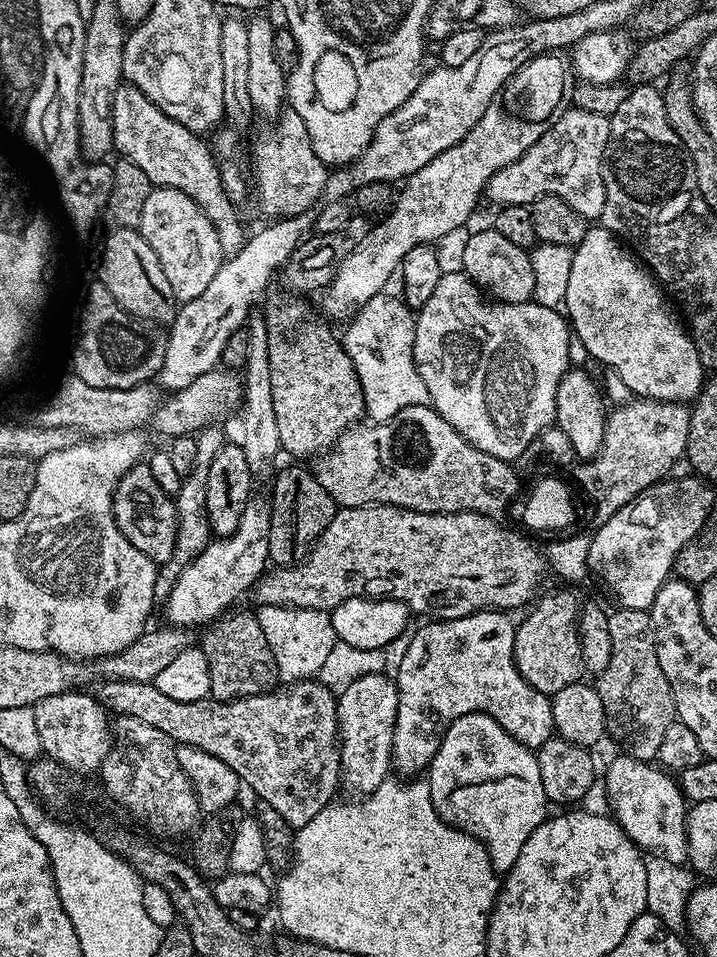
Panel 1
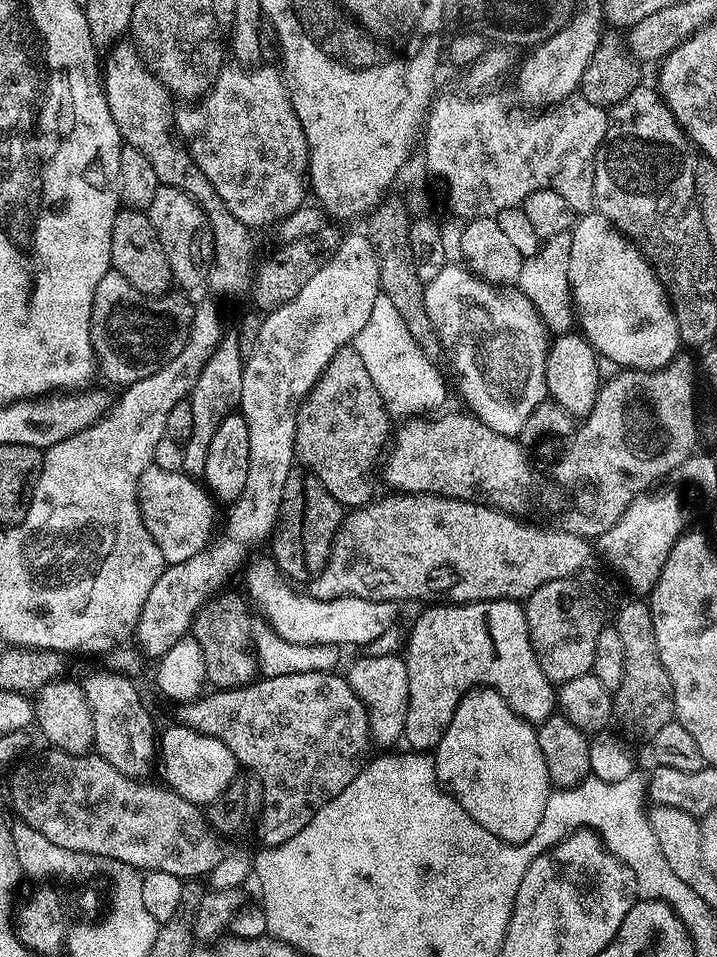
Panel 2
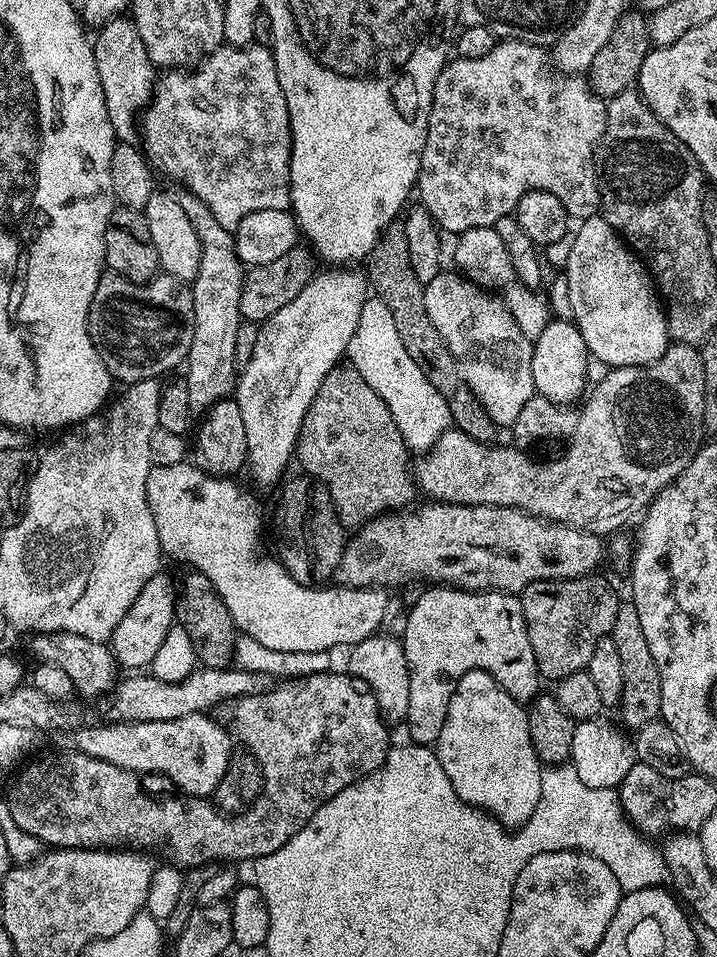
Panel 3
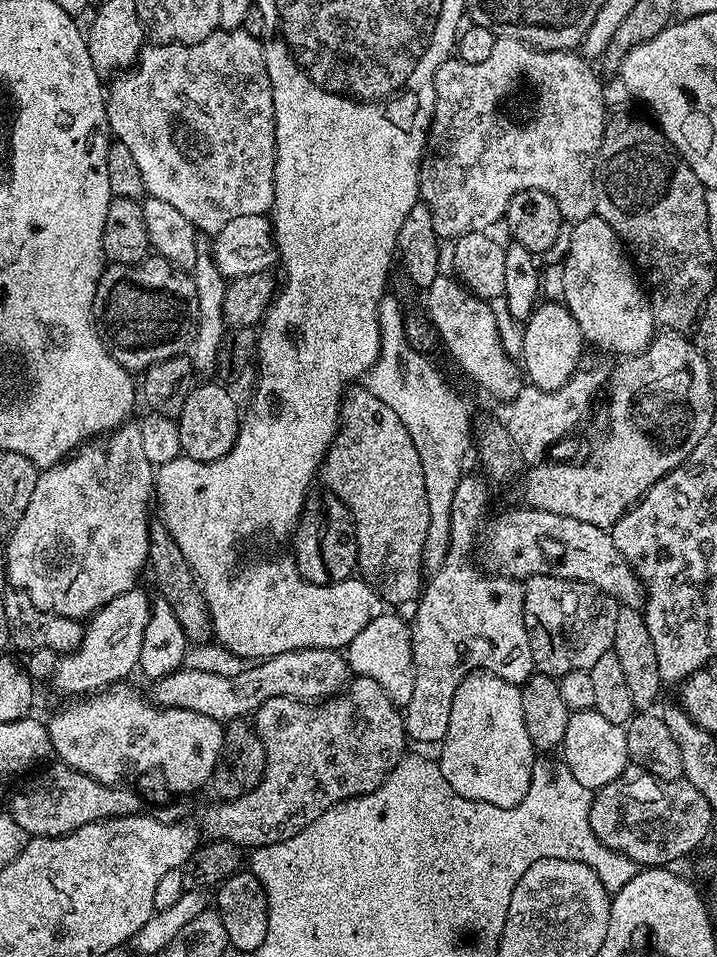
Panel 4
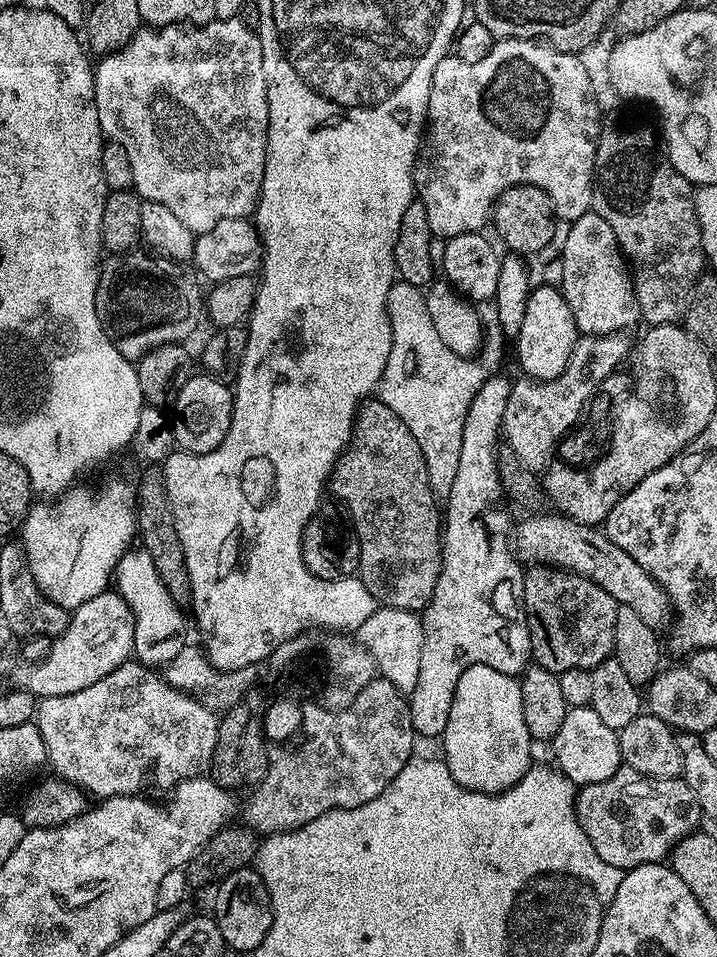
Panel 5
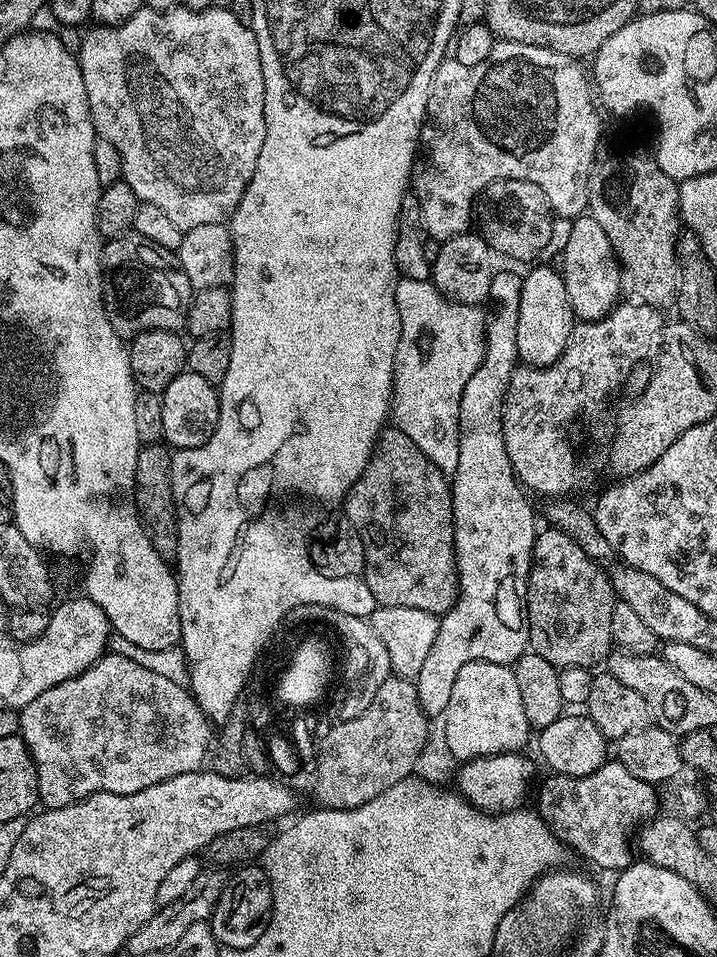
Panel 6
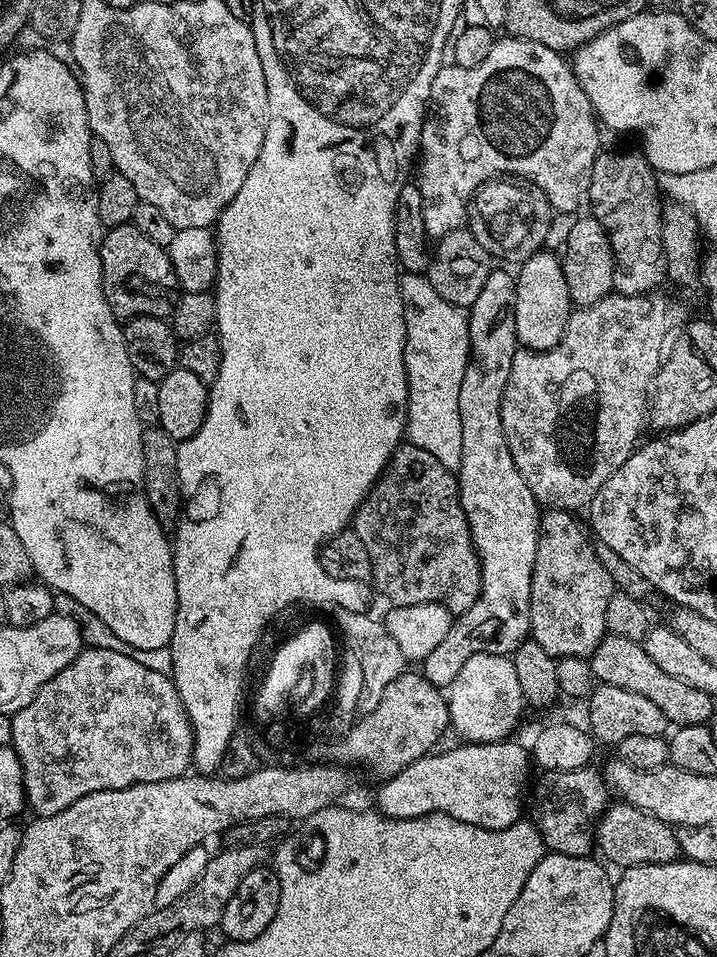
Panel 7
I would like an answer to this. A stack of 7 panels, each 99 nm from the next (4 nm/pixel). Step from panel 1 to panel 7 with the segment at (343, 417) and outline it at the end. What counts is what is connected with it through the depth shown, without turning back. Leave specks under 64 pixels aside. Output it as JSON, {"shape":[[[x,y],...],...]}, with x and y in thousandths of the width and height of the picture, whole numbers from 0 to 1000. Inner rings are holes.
{"shape":[[[561,462],[550,470],[550,474],[541,481],[541,485],[530,492],[530,497],[524,502],[524,507],[510,515],[508,522],[497,530],[497,537],[491,540],[490,551],[497,556],[499,562],[510,569],[510,575],[519,584],[519,604],[517,609],[523,618],[530,619],[543,628],[543,632],[555,631],[582,631],[583,629],[605,629],[622,633],[632,642],[640,642],[656,637],[669,623],[669,584],[664,582],[664,572],[658,568],[658,559],[650,537],[642,528],[642,503],[637,494],[622,491],[605,474],[589,470],[589,466],[577,466],[573,462]]]}

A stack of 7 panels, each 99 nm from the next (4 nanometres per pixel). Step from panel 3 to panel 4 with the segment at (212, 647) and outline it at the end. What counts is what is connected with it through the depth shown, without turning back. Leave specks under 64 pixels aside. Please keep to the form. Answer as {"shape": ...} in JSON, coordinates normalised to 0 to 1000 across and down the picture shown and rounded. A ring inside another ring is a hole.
{"shape":[[[218,541],[208,546],[206,561],[209,571],[204,594],[208,599],[212,597],[212,606],[223,618],[222,626],[232,628],[237,637],[243,637],[243,646],[248,646],[248,654],[254,654],[264,671],[269,674],[291,672],[297,668],[293,637],[287,633],[285,619],[279,615],[279,607],[275,606],[265,587],[259,587],[254,575],[248,575],[227,543]]]}

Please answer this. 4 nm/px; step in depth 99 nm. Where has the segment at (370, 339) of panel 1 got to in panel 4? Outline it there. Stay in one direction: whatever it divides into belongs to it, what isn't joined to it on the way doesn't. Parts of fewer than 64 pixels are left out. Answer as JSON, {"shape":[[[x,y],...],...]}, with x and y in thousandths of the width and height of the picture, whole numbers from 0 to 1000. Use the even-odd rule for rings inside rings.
{"shape":[[[537,307],[527,320],[527,336],[530,338],[530,369],[522,378],[522,382],[510,390],[510,404],[555,437],[561,437],[561,445],[577,458],[577,467],[583,469],[583,479],[589,482],[589,496],[594,499],[594,525],[600,528],[600,554],[594,556],[594,571],[589,579],[589,591],[593,599],[608,598],[622,587],[625,567],[628,566],[628,550],[630,549],[630,534],[633,533],[633,512],[639,512],[639,504],[647,489],[647,475],[654,475],[656,465],[661,460],[661,443],[653,439],[653,426],[647,418],[619,398],[619,393],[590,372],[593,369],[584,363],[575,364],[576,356],[569,350],[566,342],[566,329],[558,323],[558,313],[547,307]]]}

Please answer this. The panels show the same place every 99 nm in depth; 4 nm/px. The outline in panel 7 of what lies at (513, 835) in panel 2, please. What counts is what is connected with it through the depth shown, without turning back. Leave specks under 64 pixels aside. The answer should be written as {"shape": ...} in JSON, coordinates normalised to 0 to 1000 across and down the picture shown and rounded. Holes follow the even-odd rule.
{"shape":[[[661,683],[650,688],[644,700],[639,700],[639,708],[622,721],[622,730],[629,764],[661,777],[707,774],[734,741],[717,692],[695,683]]]}

